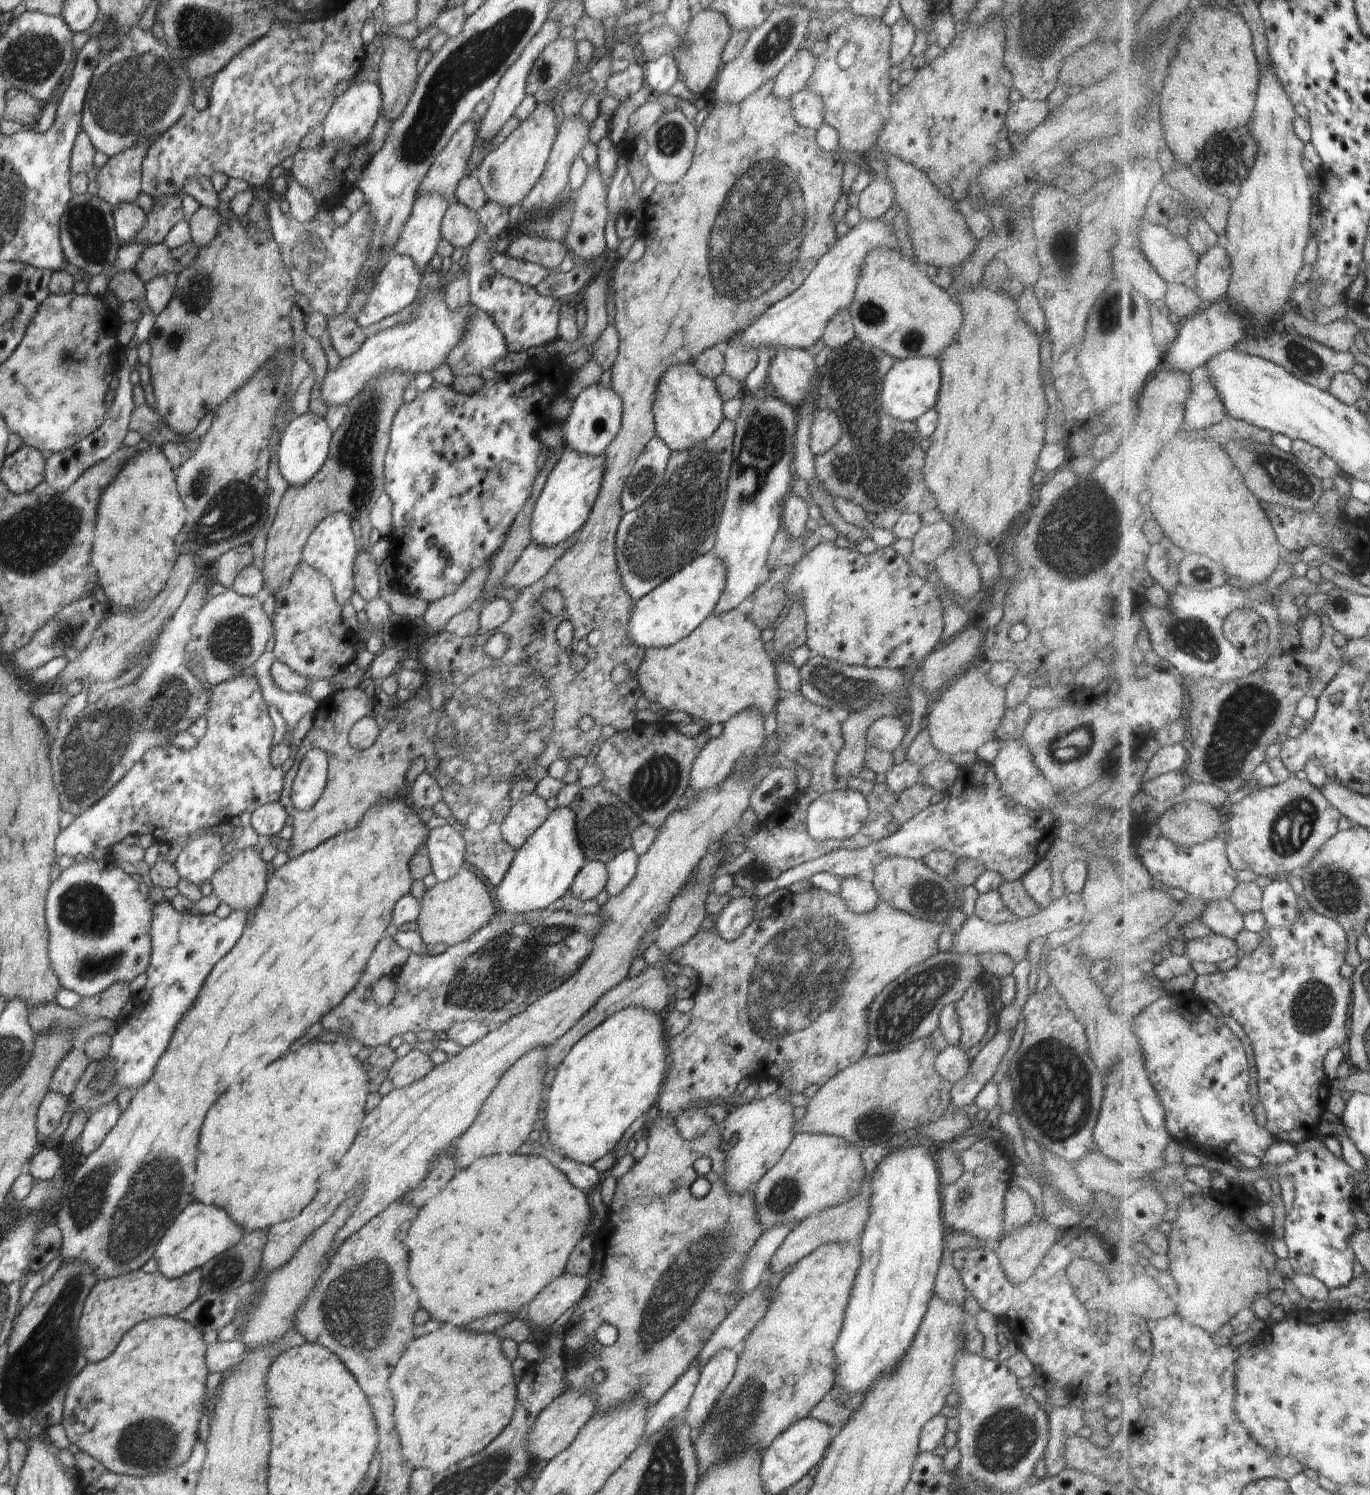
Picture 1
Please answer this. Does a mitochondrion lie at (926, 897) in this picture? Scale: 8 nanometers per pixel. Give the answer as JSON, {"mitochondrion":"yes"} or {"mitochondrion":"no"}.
{"mitochondrion":"yes"}

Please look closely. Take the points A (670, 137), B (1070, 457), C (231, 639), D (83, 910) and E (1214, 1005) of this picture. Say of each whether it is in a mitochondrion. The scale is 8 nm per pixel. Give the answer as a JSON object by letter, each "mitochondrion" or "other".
{"A":"mitochondrion","B":"other","C":"mitochondrion","D":"mitochondrion","E":"other"}

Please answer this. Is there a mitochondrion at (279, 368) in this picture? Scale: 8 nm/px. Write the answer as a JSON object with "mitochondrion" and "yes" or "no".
{"mitochondrion":"yes"}

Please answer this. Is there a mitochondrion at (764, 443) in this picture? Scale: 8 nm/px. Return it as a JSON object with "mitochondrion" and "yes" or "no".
{"mitochondrion":"yes"}

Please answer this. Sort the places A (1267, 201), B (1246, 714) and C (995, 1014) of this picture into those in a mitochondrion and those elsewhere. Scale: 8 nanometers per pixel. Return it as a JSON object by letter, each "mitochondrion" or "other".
{"A":"other","B":"mitochondrion","C":"other"}

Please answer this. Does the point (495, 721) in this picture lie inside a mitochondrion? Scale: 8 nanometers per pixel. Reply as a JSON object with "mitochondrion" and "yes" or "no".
{"mitochondrion":"yes"}

